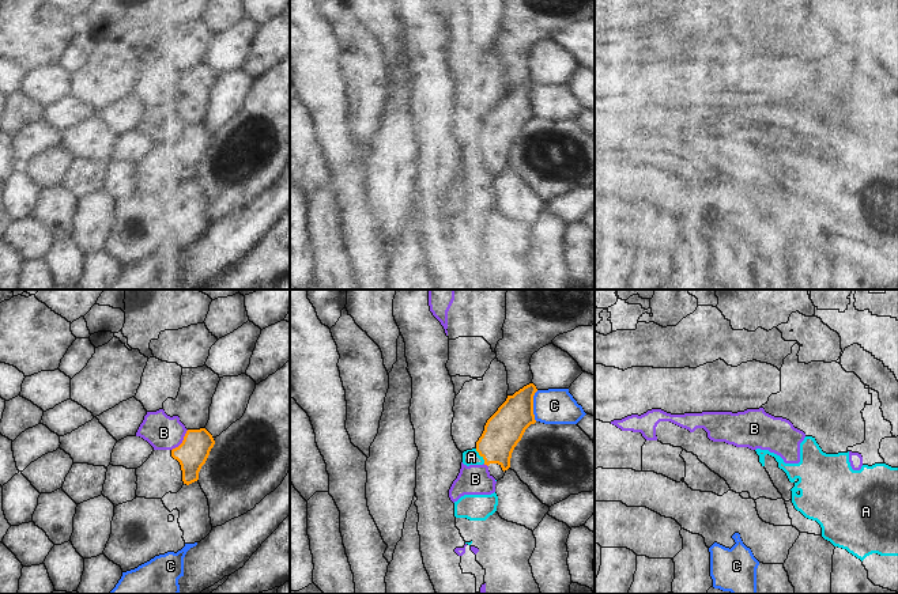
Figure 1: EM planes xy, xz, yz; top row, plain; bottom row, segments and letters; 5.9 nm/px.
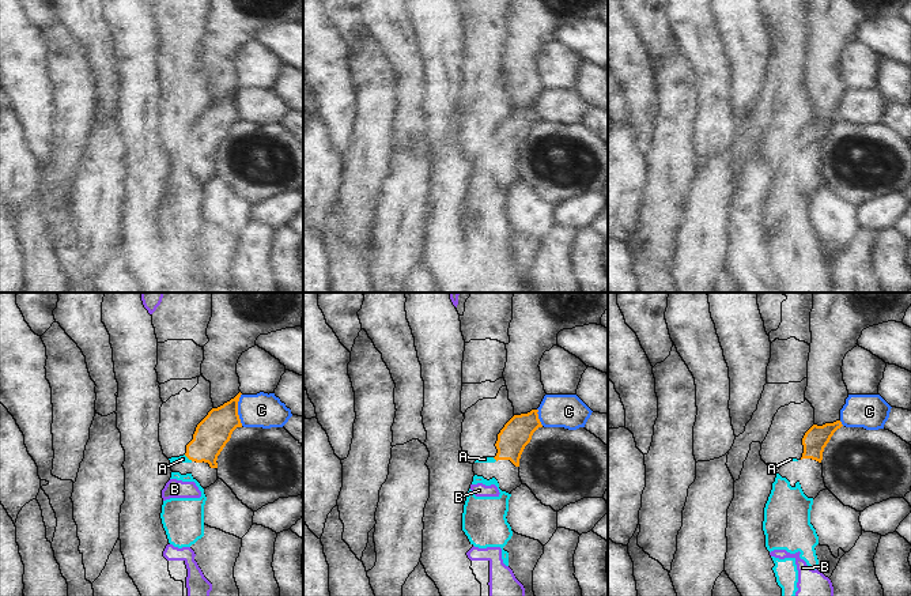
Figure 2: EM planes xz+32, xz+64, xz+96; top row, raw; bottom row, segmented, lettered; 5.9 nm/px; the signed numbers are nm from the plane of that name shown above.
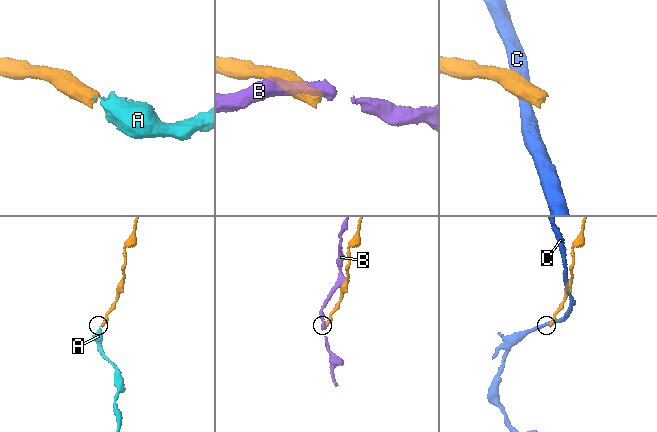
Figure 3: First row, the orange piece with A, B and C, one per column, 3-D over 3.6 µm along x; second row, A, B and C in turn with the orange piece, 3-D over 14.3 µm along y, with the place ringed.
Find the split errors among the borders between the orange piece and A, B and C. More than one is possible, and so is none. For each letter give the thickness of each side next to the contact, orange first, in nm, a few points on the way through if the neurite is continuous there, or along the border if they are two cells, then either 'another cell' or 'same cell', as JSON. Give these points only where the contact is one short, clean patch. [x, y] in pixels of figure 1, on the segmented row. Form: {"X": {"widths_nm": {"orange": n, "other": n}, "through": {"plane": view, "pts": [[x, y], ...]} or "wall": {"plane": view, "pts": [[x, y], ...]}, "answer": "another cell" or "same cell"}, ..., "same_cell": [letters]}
{"A": {"widths_nm": {"orange": 220, "other": 100}, "through": {"plane": "xz", "pts": [[504, 430], [479, 454], [471, 457]]}, "answer": "same cell"}, "B": {"widths_nm": {"orange": 180, "other": 200}, "wall": {"plane": "xy", "pts": [[188, 430], [184, 439], [172, 450]]}, "answer": "another cell"}, "C": {"widths_nm": {"orange": 220, "other": 200}, "answer": "another cell"}, "same_cell": ["A"]}

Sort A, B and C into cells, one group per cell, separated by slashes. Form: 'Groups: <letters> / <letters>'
Groups: A / B / C

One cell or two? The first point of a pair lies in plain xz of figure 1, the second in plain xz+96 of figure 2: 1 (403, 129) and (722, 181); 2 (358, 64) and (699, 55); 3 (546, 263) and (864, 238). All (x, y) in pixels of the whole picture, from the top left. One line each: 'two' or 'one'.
1: one
2: two
3: one

